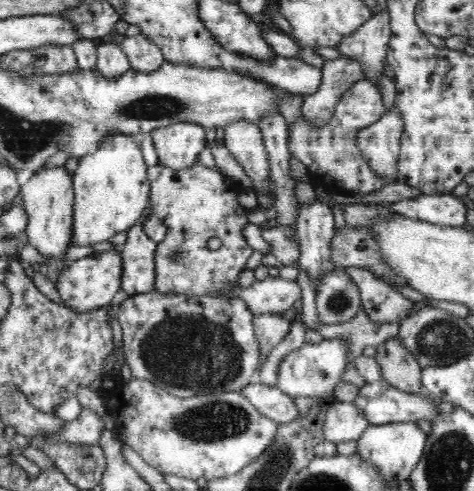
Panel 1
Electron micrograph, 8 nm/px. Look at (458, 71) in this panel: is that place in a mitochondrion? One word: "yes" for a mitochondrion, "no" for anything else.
no

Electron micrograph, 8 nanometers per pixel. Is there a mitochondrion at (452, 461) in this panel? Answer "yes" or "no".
yes

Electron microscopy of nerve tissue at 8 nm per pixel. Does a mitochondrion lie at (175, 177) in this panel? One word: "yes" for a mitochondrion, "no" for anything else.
no

